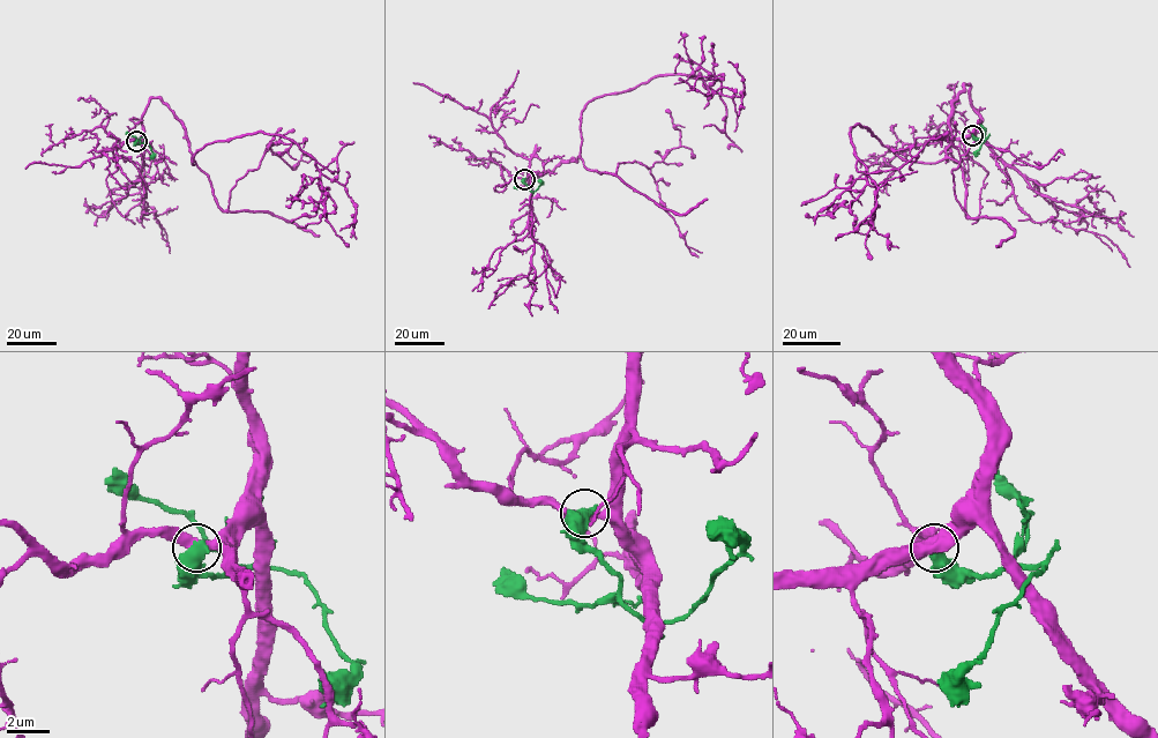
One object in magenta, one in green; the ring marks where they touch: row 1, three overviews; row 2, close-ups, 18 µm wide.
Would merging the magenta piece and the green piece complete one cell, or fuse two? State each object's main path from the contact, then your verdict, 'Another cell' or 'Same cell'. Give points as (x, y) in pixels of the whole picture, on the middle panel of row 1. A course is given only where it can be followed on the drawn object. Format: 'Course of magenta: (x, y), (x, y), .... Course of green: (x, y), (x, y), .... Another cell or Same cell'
Course of magenta: (524, 179), (576, 161), (581, 112), (595, 98), (679, 74), (739, 96), (742, 76), (727, 62). Course of green: (524, 179), (535, 192), (542, 183), (538, 181). Another cell

